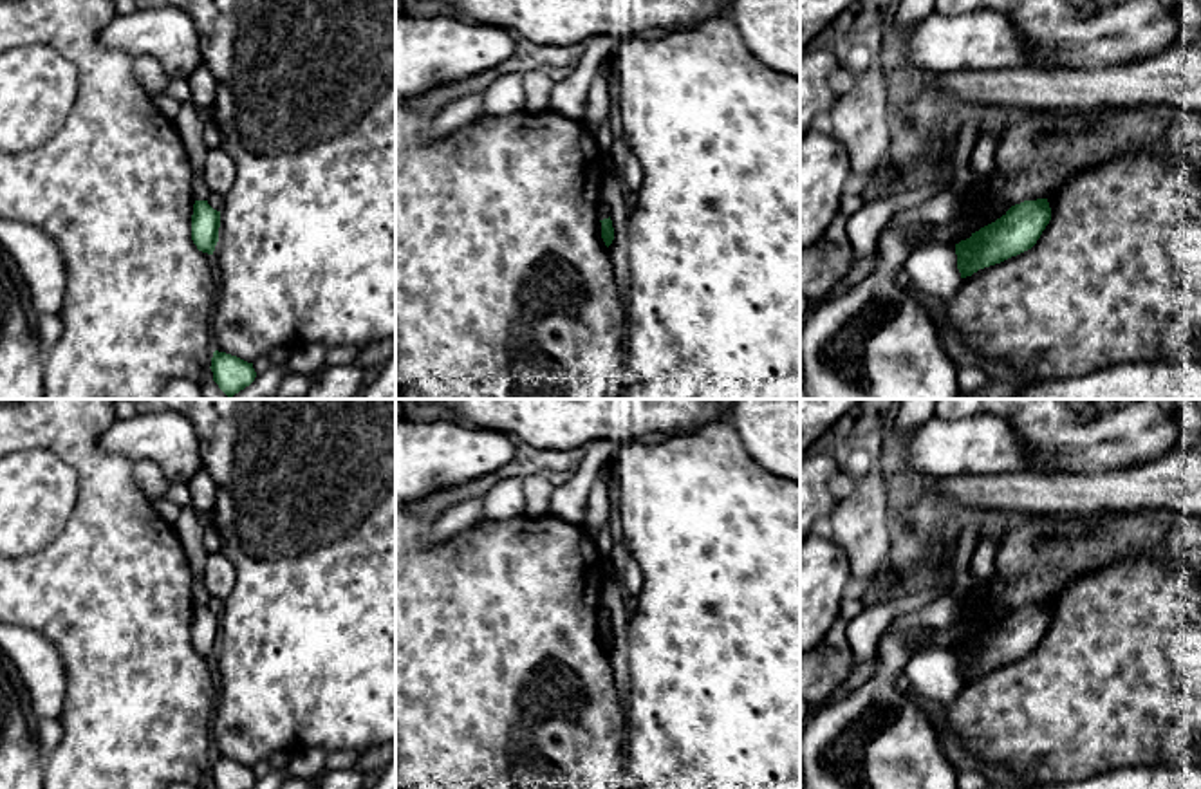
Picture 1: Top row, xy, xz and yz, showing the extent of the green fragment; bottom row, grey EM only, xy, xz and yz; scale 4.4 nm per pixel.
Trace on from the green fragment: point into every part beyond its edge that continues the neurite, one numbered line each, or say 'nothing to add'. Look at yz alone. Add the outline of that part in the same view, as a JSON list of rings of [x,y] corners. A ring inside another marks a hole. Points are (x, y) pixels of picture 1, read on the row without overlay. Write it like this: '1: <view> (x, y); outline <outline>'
nothing to add

